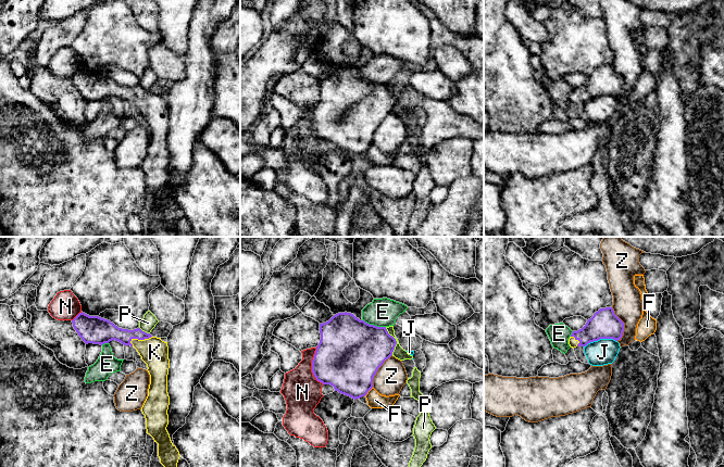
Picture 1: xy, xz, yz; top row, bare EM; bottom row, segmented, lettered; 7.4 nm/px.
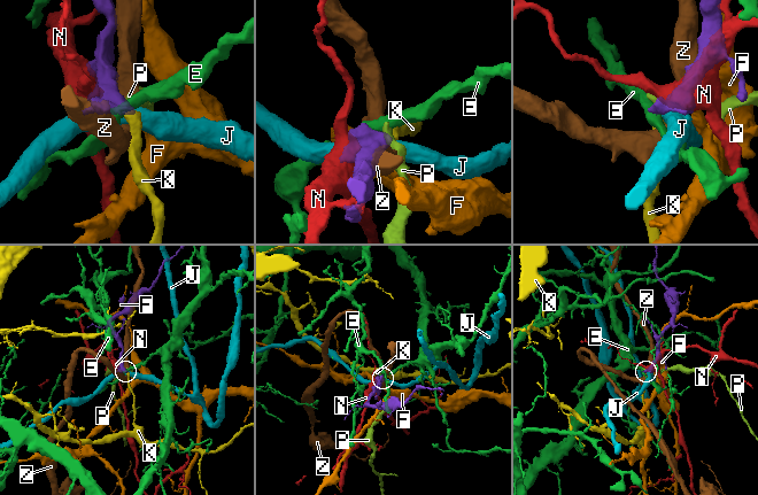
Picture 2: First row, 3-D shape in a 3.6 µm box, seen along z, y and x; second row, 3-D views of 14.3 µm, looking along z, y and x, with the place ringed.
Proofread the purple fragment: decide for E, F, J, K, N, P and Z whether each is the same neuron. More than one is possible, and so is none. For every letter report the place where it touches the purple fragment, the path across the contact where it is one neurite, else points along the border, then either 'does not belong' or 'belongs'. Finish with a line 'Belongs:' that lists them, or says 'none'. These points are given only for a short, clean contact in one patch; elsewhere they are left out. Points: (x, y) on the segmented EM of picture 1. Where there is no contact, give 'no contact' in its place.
E: meets purple in xz at (373, 325); does not belong
F: meets purple in xz at (369, 390); does not belong
J: meets purple in yz at (600, 338); does not belong
K: meets purple in xy at (140, 339); runs through xy (108, 331), (140, 339), (154, 352); belongs
N: meets purple in xz at (312, 366); does not belong
P: meets purple in xz at (396, 341); border along xz (385, 327), (396, 341), (392, 354); does not belong
Z: meets purple in yz at (623, 324); does not belong
Belongs: K

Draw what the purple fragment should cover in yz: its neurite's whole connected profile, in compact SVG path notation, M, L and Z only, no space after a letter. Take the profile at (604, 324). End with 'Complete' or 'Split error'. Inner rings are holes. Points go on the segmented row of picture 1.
M612 307L600 308L587 320L586 325L573 331L569 344L571 348L586 346L588 343L600 339L621 340L624 323L614 314Z. Split error

